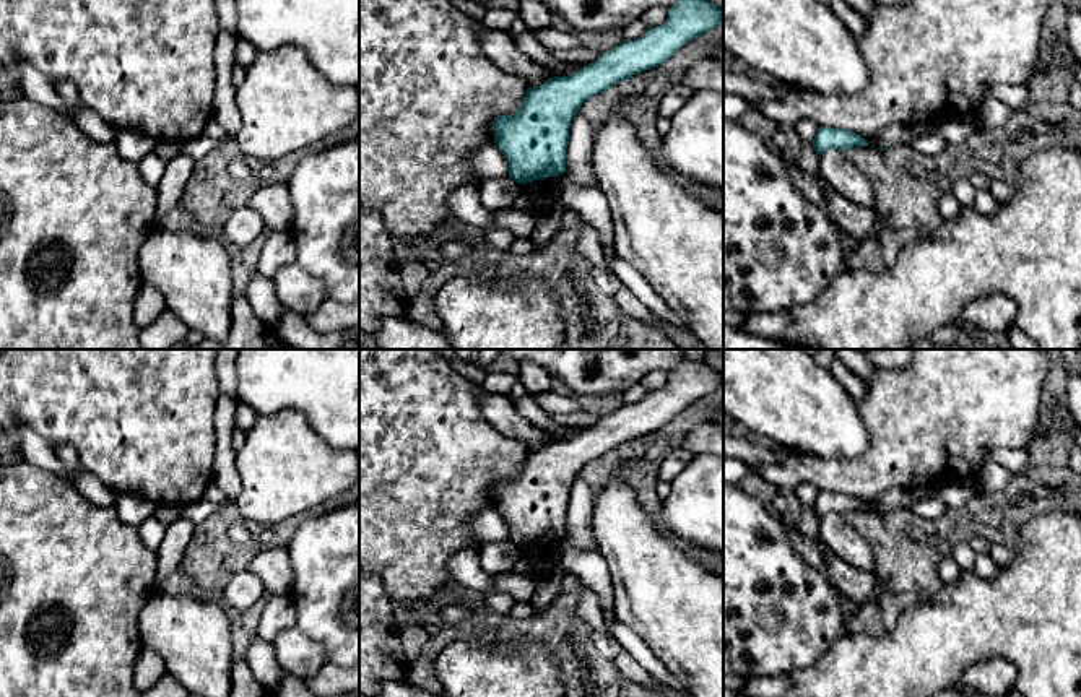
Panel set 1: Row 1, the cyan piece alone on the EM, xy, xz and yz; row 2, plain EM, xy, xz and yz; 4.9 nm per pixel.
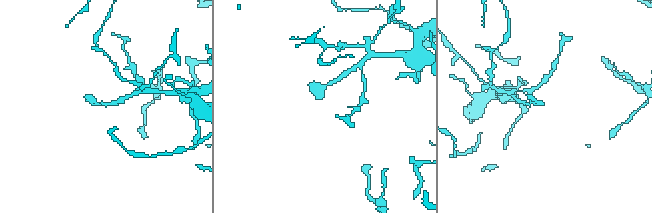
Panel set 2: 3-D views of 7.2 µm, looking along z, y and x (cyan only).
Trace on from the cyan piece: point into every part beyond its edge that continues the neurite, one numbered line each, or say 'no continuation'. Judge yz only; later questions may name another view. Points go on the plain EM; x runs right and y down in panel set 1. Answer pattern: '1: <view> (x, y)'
no continuation

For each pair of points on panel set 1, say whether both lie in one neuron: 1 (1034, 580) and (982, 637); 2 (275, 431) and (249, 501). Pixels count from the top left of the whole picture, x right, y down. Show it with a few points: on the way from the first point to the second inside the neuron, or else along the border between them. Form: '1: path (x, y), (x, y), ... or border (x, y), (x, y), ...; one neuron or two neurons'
1: path (1020, 595), (990, 623); one neuron
2: path (275, 449), (275, 475), (267, 483); one neuron

